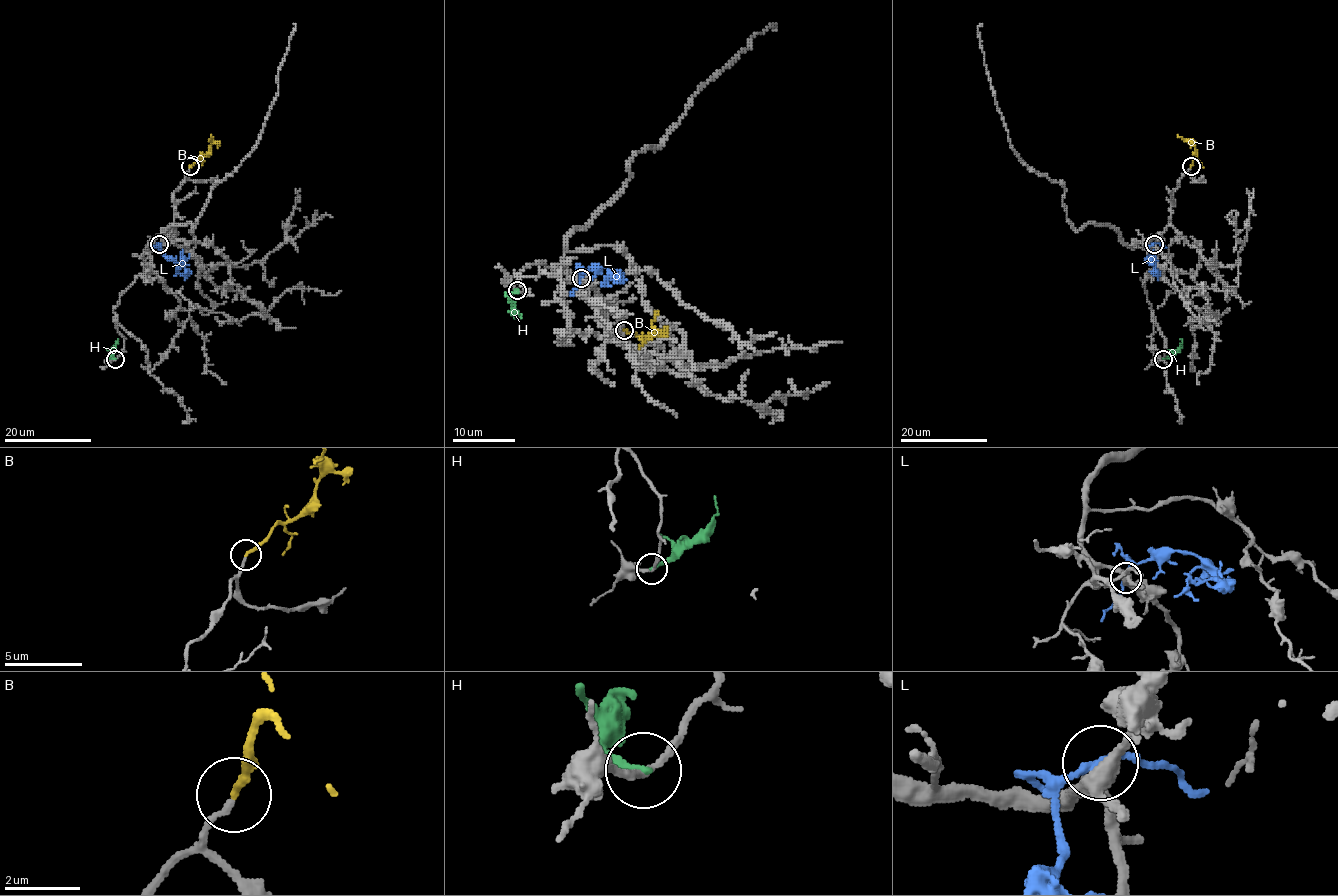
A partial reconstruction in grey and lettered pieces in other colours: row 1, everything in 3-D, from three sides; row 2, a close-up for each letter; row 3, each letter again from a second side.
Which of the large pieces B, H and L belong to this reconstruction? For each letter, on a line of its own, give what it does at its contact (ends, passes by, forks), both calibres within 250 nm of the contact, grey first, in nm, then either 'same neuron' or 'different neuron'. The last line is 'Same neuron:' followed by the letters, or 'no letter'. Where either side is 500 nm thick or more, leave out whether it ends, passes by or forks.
B: it ends there; 170 nm thick on the grey side, 200 nm on the other; same neuron
H: it ends there; 170 nm thick on the grey side, 190 nm on the other; different neuron
L: it passes by; 360 nm thick on the grey side, 190 nm on the other; different neuron
Same neuron: B

